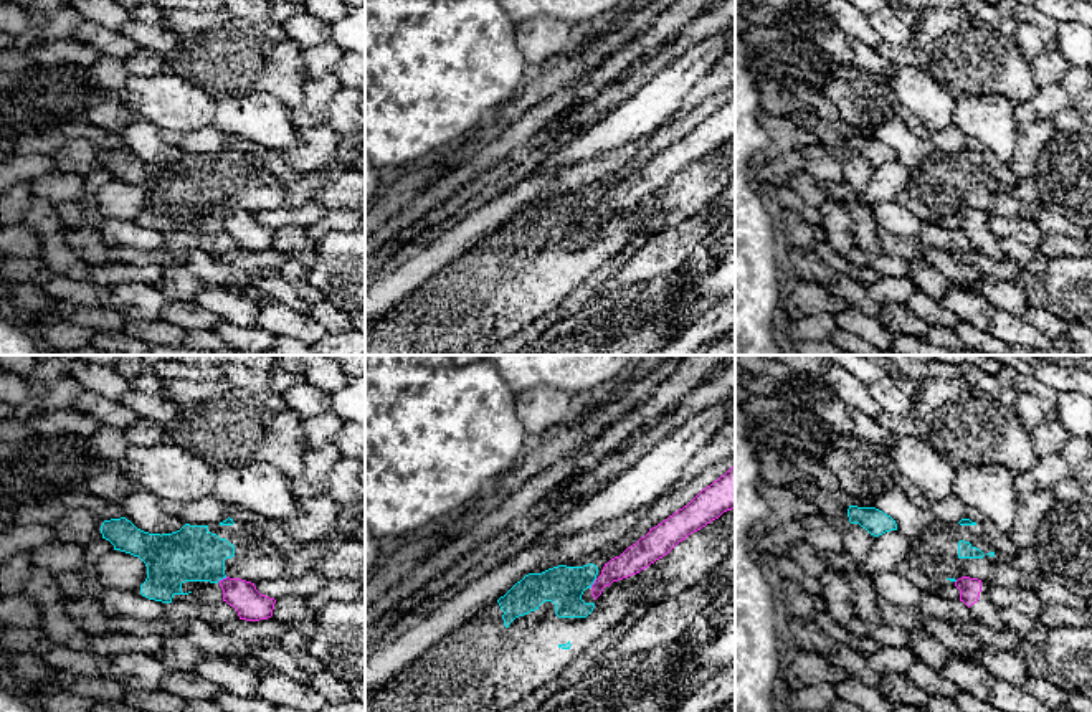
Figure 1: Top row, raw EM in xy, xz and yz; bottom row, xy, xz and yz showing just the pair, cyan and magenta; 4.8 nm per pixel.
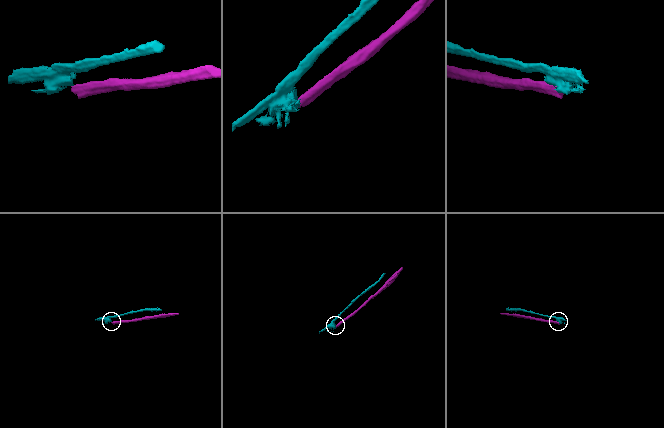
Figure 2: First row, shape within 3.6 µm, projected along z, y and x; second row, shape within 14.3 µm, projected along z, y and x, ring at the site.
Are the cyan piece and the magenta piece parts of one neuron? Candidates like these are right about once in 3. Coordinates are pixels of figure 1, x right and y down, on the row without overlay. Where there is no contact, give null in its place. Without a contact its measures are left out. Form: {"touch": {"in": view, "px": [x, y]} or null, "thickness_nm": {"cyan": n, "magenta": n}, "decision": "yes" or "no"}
{"touch": {"in": "xz", "px": [593, 212]}, "thickness_nm": {"cyan": 200, "magenta": 130}, "decision": "no"}

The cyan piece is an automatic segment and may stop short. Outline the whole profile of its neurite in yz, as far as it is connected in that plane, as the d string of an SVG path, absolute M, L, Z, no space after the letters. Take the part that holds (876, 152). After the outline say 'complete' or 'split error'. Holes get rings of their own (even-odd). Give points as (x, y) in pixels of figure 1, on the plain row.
M849 135L847 147L851 154L859 154L874 167L897 160L895 150L876 137Z; complete

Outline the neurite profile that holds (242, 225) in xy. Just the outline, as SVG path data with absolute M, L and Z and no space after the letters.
M241 208L220 210L223 220L223 231L238 241L240 249L259 251L273 246L274 228L261 225L254 213Z

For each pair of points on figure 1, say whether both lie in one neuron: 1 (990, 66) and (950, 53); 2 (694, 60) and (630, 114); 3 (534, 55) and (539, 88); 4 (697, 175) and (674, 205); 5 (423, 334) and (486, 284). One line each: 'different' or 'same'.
1: same
2: same
3: different
4: same
5: same

